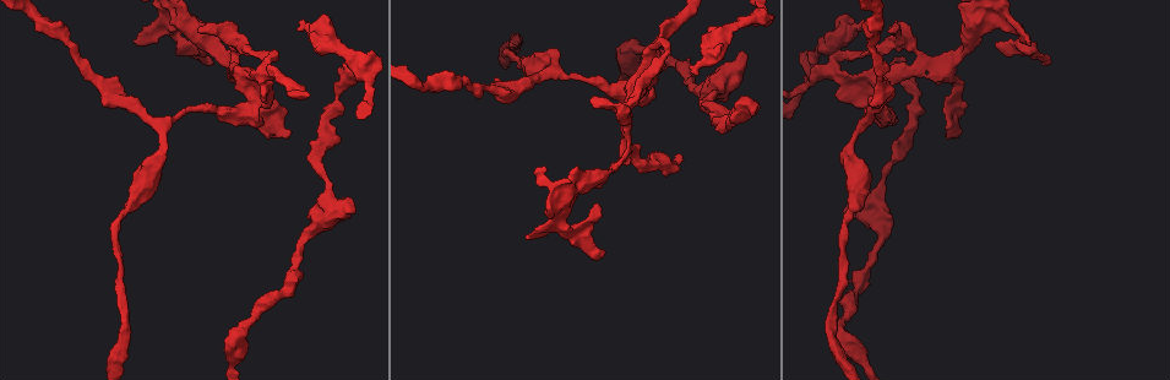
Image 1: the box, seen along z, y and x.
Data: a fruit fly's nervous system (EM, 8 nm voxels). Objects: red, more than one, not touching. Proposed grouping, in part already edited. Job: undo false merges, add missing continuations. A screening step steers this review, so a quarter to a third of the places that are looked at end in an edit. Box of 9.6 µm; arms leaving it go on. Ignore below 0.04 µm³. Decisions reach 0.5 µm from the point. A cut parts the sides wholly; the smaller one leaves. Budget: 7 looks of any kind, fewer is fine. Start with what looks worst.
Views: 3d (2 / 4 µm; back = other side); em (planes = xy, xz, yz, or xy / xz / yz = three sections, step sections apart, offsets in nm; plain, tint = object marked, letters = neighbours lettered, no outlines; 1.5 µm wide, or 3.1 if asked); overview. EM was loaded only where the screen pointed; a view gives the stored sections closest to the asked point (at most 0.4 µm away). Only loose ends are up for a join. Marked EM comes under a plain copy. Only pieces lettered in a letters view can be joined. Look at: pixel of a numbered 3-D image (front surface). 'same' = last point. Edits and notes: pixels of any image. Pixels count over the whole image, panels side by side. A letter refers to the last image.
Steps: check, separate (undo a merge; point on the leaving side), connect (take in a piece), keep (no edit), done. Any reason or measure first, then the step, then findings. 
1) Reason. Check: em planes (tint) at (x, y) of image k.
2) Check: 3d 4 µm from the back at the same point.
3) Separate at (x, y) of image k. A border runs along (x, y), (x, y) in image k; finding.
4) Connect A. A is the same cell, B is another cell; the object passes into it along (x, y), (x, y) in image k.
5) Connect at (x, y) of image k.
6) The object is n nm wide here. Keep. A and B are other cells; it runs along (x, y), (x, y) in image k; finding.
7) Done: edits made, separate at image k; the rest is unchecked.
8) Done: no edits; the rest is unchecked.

Tapers out. Check: em planes (letters) at (529, 233) of image 1.

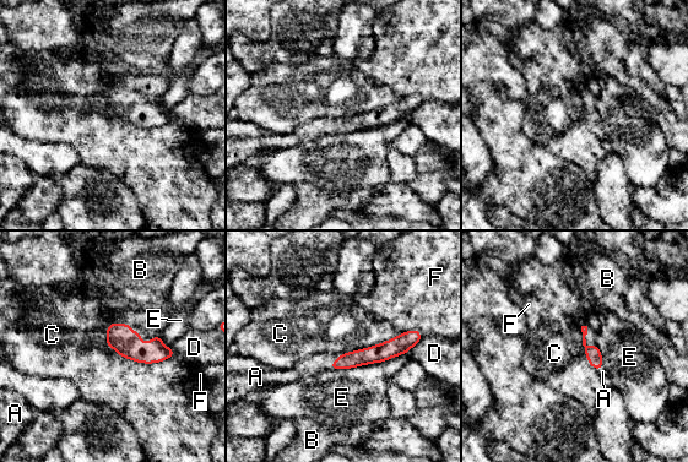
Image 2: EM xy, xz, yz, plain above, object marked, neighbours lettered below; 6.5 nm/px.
Connect A. A is the same cell, B, C, D, E and F are other cells; the object passes into it along (368, 355), (331, 363), (314, 364) in image 2; the cell continues.

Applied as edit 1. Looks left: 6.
Check: overview.

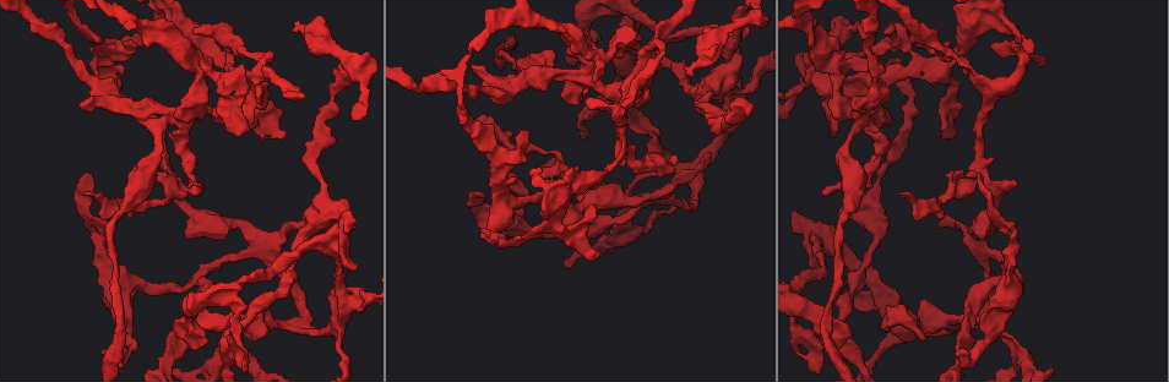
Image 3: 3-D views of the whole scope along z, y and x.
An open end. Check: 3d 4 µm at (103, 351) of image 3.

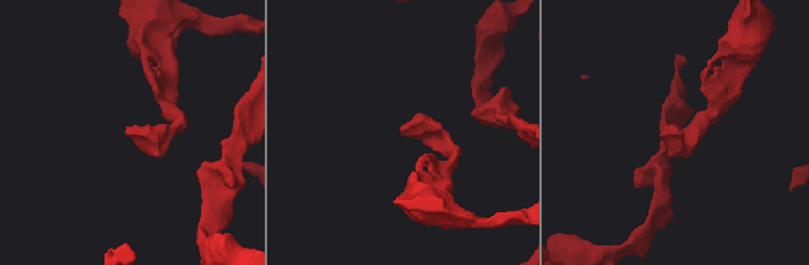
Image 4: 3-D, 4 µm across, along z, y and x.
Need the tissue. Check: em yz step 8 (letters) at (127, 128) of image 4.

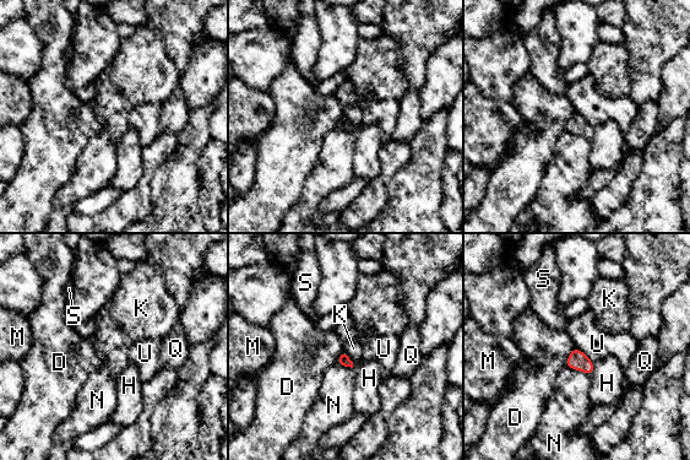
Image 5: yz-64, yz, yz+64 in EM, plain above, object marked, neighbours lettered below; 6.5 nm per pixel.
Another direction. Check: em planes (letters) at the same point.

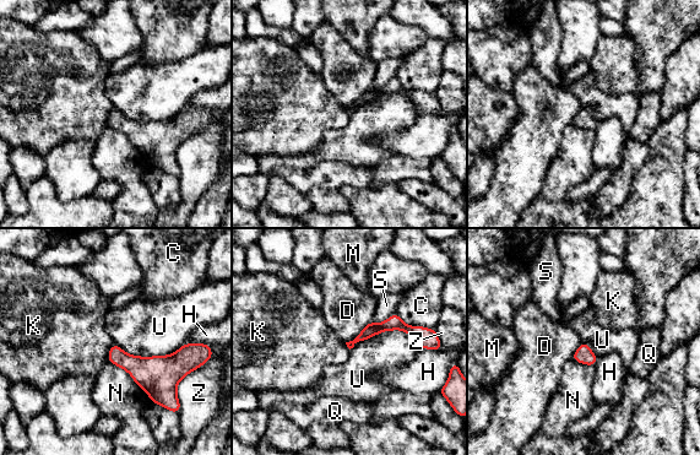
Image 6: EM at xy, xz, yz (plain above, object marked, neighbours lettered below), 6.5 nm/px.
The longest contact is with U, 460 nm. Keep. C, D, H, K, M, N, Q, S, U and Z are other cells; it runs along (361, 337), (402, 325), (423, 340) in image 6; no lettered piece goes on from it.

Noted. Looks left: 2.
Branch stops here. Check: em yz step 8 (letters) at (952, 173) of image 3.

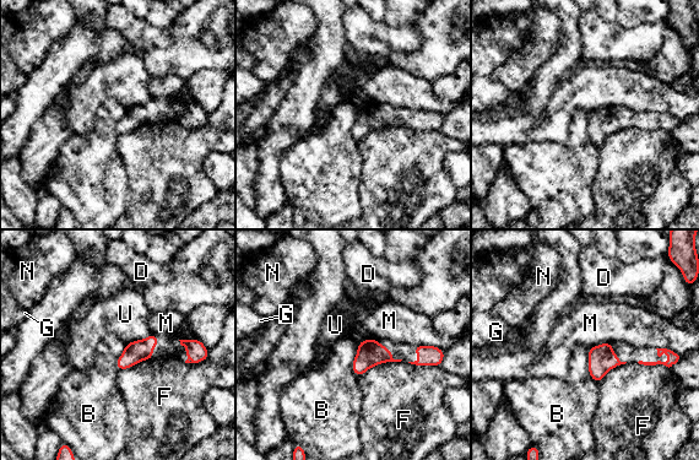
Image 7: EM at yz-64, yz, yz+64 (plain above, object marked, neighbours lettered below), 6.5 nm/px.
The object is 140 nm wide here. Keep. B, D, F, G, M, N and U are other cells; a border runs along (588, 348), (588, 373), (597, 383) in image 7; none of them fits.

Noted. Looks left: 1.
Done: edits made, connect at image 2; the rest is unchecked.

